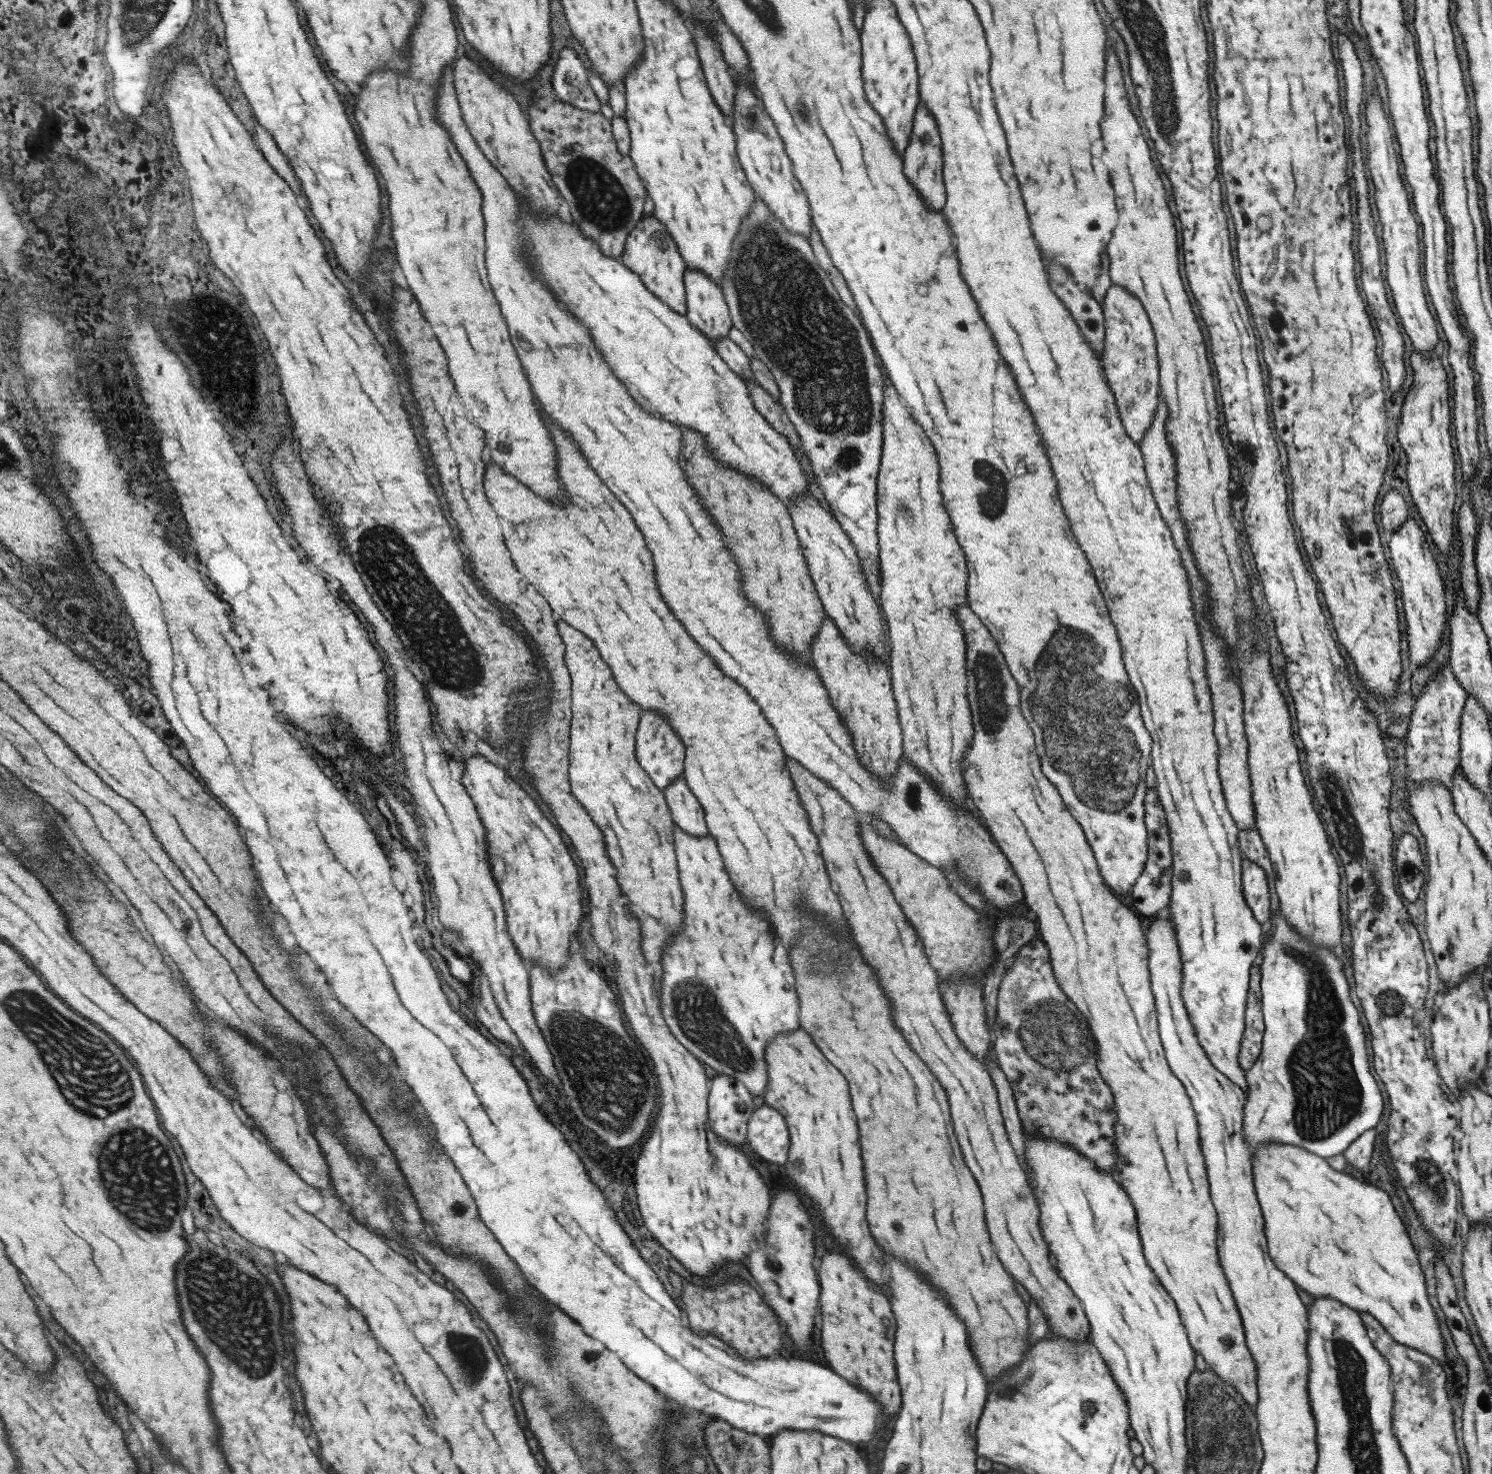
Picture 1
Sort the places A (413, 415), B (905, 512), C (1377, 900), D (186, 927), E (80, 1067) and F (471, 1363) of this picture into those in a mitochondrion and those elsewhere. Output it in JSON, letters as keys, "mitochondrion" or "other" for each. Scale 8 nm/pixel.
{"A":"other","B":"mitochondrion","C":"mitochondrion","D":"other","E":"mitochondrion","F":"mitochondrion"}

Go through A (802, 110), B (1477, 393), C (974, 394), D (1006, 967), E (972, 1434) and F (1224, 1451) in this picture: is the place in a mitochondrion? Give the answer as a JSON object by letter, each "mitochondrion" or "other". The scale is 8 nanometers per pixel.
{"A":"mitochondrion","B":"other","C":"other","D":"other","E":"other","F":"mitochondrion"}

